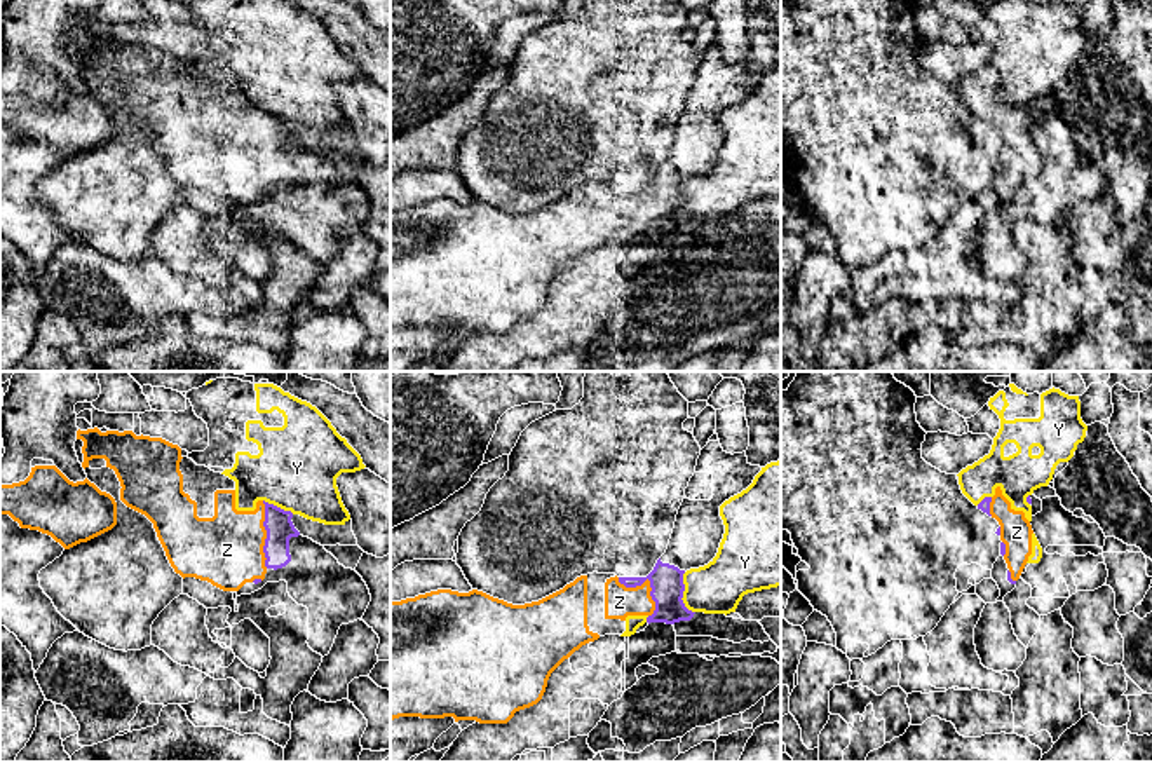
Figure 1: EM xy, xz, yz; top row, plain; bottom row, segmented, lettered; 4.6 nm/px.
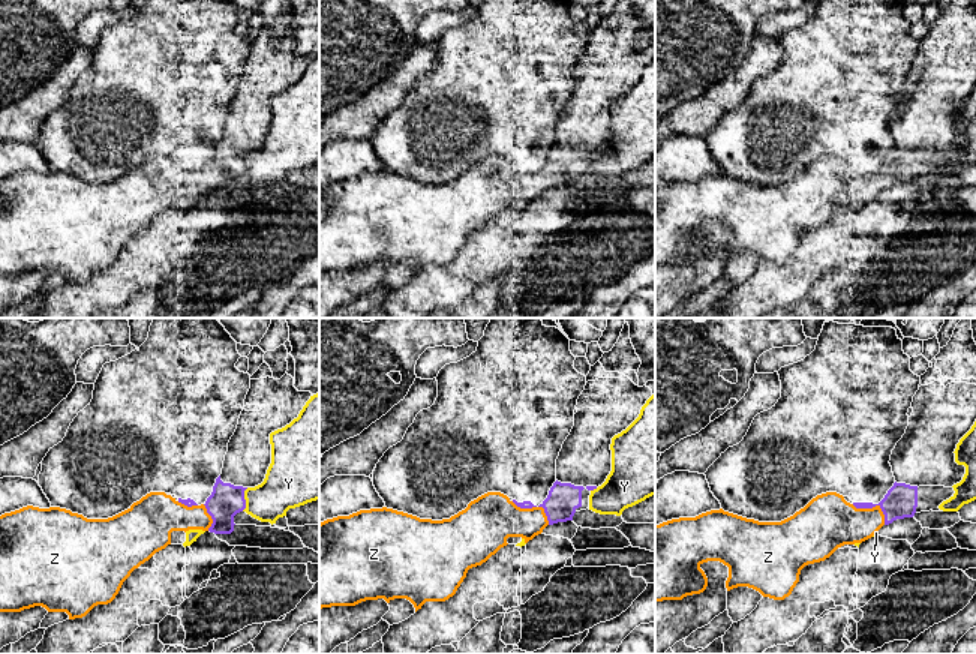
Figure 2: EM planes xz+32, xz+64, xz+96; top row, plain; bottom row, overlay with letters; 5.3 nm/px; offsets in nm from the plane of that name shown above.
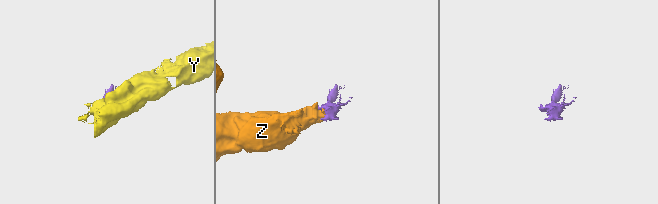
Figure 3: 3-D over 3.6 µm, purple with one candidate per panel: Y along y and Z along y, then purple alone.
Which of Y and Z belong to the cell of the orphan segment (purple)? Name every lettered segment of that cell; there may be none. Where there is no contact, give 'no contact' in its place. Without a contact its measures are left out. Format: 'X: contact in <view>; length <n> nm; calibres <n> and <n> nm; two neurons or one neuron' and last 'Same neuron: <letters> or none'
Y: contact in xz; length 200 nm; calibres 160 and 240 nm; two neurons
Z: contact in xz; length 240 nm; calibres 160 and 140 nm; one neuron
Same neuron: Z

